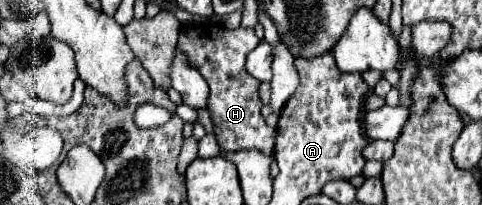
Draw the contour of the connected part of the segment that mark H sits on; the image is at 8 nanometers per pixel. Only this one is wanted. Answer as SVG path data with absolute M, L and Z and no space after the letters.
M181 27L177 49L187 57L203 79L209 83L209 113L215 123L215 137L221 149L239 151L239 149L259 149L271 153L275 143L275 129L267 127L265 117L261 115L261 97L259 85L245 69L247 55L259 45L255 29L225 29L225 27Z

